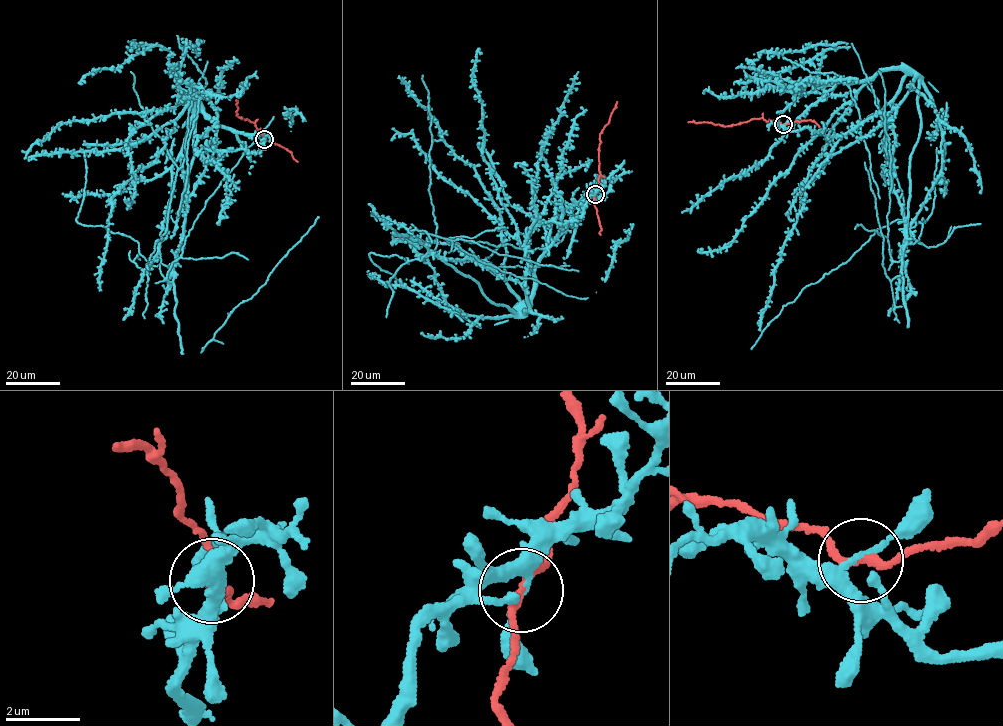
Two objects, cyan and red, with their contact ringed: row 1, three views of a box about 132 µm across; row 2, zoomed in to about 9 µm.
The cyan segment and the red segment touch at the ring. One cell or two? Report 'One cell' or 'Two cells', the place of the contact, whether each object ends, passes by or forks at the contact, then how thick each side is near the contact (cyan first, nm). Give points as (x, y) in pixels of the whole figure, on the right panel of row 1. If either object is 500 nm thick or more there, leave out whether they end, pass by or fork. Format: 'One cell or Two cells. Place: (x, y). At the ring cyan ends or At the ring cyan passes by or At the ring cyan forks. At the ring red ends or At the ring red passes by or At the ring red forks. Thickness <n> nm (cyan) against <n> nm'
Two cells. Place: (783, 124). At the ring cyan forks. At the ring red passes by. Thickness 200 nm (cyan) against 190 nm

